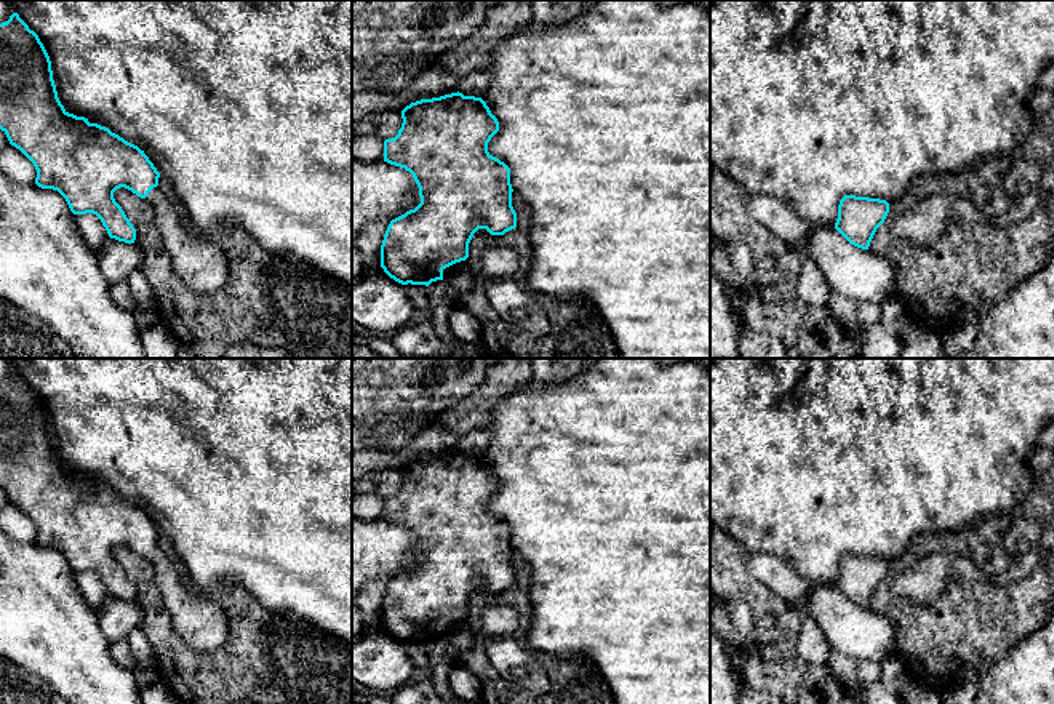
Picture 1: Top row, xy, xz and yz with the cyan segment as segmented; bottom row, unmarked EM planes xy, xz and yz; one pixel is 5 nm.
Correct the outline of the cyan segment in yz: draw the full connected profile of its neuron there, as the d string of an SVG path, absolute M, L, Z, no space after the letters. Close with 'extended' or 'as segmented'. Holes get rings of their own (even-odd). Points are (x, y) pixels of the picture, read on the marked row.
M844 195L838 205L835 229L854 246L868 250L876 229L884 222L889 203L880 198Z | as segmented

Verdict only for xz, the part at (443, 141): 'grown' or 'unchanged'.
grown

